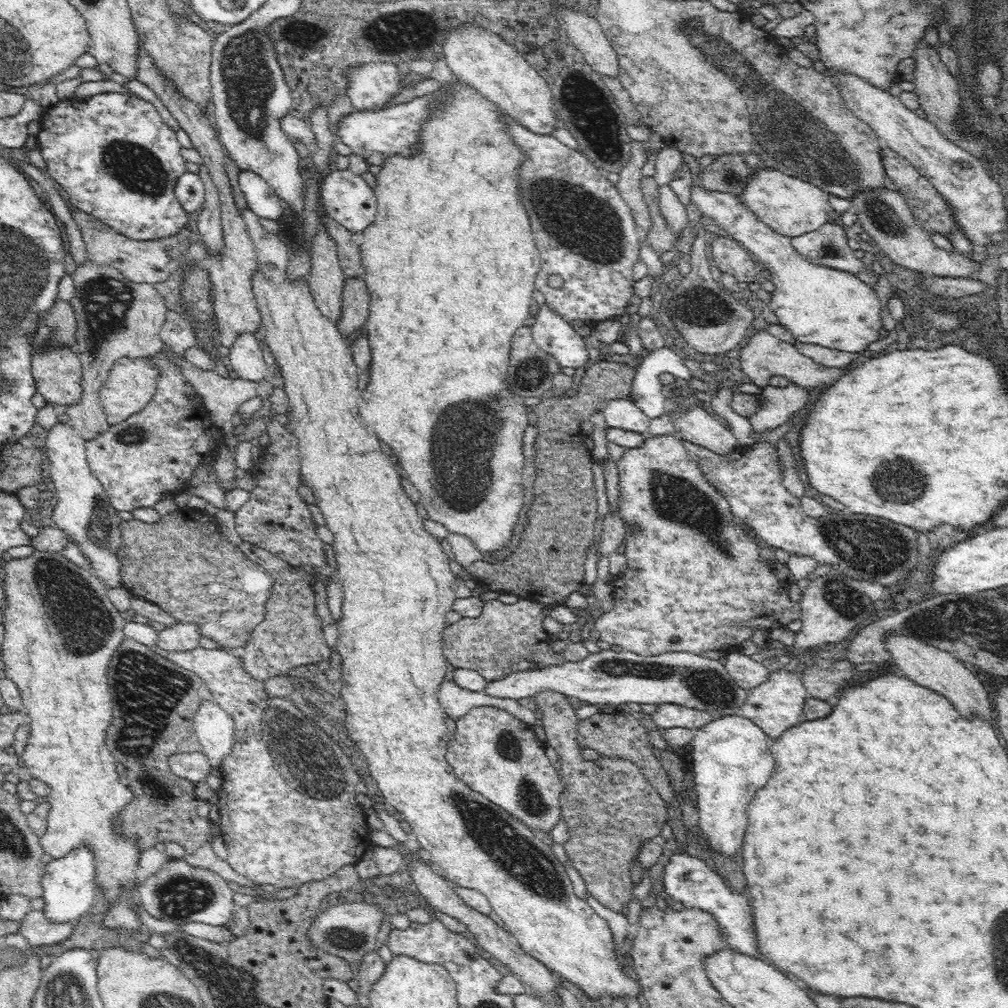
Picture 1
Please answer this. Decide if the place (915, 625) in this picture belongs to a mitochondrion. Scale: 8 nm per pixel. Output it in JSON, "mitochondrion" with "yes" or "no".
{"mitochondrion":"yes"}

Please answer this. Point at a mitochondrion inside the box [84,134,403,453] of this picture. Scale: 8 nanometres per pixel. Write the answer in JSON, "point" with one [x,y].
{"point":[134,166]}

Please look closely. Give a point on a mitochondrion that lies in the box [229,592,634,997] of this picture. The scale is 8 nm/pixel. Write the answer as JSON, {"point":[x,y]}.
{"point":[524,861]}

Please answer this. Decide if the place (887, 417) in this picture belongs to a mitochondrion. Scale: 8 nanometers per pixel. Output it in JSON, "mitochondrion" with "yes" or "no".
{"mitochondrion":"no"}

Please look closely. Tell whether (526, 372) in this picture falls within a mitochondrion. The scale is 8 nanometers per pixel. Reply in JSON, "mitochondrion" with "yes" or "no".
{"mitochondrion":"yes"}

